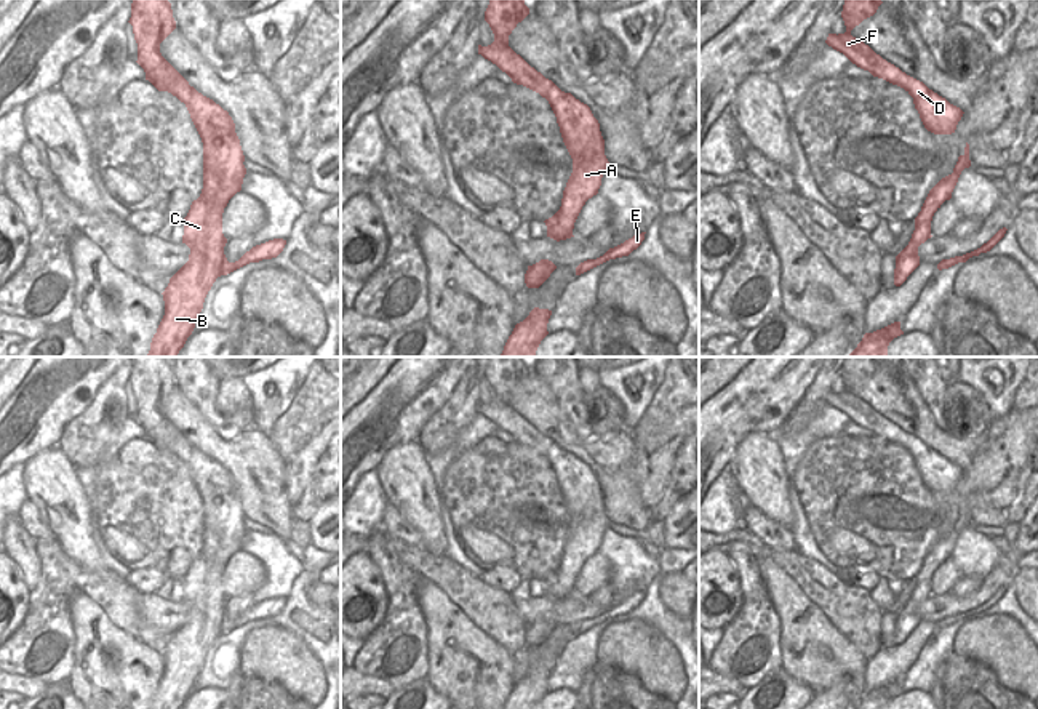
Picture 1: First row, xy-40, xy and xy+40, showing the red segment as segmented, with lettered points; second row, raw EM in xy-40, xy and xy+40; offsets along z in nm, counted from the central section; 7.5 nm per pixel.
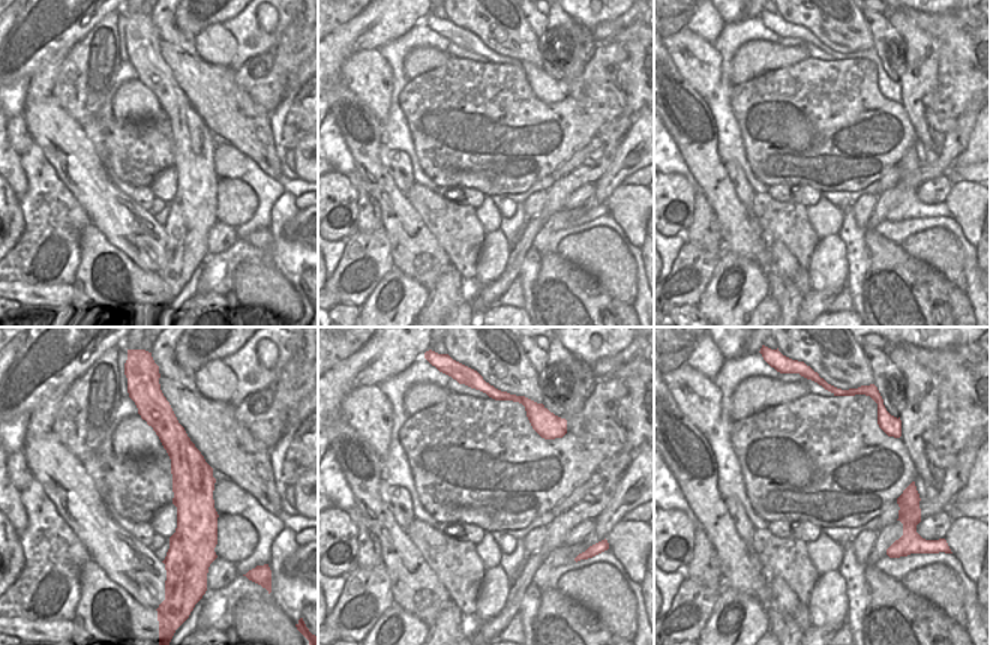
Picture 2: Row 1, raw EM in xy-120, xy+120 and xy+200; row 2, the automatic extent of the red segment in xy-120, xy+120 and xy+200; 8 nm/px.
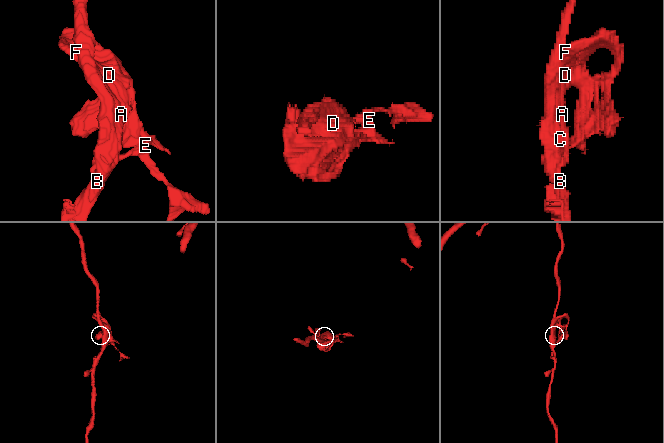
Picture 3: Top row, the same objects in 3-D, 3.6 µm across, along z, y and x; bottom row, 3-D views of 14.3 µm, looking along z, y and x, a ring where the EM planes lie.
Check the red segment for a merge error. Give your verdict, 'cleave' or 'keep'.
keep

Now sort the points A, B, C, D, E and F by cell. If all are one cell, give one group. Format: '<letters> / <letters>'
A B C D E F

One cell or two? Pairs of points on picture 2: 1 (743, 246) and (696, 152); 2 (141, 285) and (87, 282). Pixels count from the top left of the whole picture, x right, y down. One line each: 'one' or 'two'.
1: one
2: one

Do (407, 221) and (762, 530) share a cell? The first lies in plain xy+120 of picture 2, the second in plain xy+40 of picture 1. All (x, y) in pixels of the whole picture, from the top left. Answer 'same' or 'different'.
different

